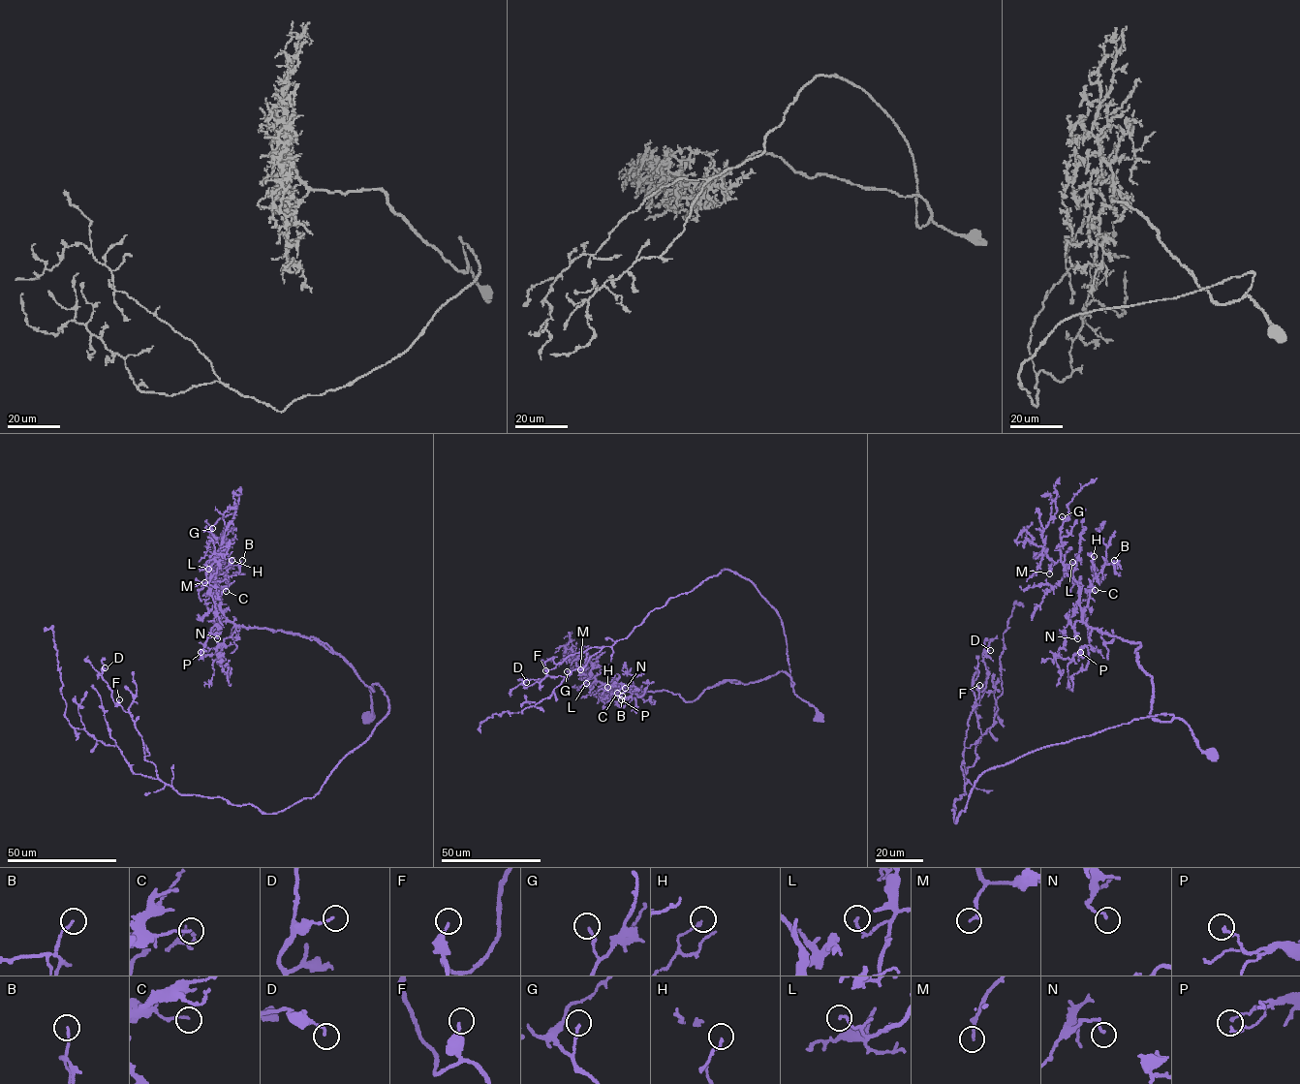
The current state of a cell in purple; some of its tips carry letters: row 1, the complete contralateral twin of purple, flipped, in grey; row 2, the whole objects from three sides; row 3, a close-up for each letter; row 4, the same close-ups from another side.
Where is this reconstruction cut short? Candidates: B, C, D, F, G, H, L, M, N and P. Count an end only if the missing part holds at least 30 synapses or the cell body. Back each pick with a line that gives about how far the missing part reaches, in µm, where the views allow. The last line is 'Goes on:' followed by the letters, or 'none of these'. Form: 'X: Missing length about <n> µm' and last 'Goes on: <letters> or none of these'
M: Missing length about 20 µm
Goes on: M

